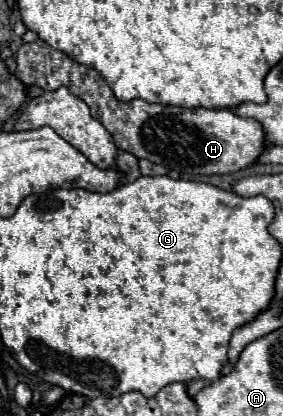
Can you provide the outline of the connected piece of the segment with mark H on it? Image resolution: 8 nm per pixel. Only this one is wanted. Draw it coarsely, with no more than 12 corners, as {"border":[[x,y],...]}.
{"border":[[42,39],[16,77],[66,85],[118,149],[184,177],[234,173],[266,145],[230,109],[118,101],[94,67]]}

